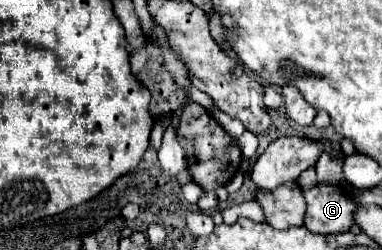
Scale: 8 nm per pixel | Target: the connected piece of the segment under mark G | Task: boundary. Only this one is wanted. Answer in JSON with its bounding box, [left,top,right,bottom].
[305,183,357,233]

